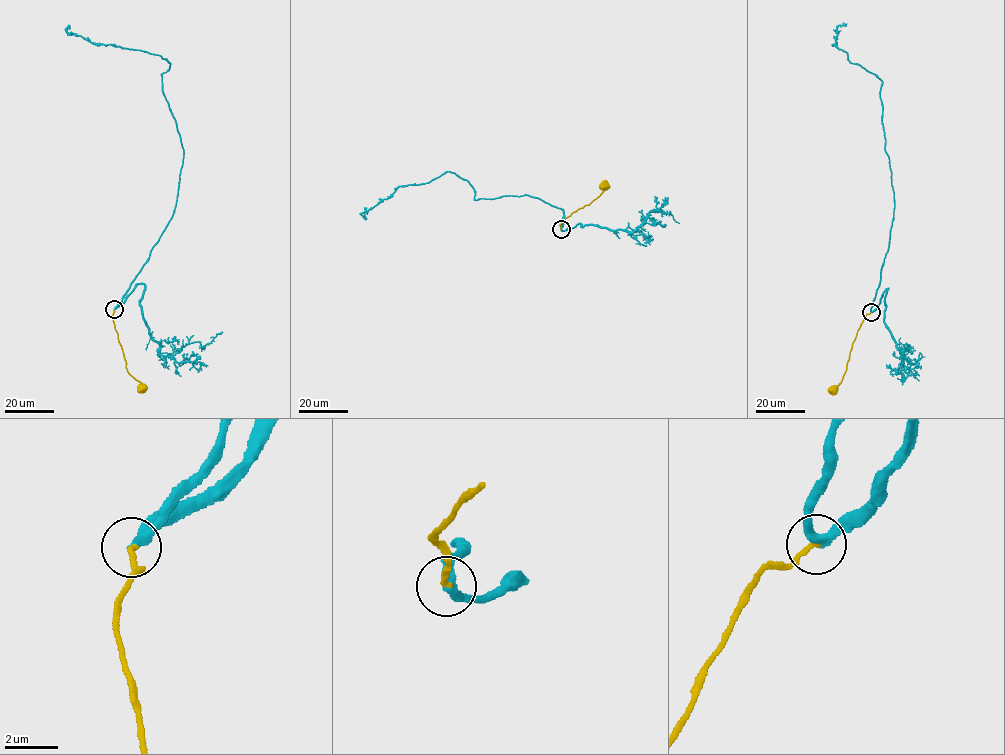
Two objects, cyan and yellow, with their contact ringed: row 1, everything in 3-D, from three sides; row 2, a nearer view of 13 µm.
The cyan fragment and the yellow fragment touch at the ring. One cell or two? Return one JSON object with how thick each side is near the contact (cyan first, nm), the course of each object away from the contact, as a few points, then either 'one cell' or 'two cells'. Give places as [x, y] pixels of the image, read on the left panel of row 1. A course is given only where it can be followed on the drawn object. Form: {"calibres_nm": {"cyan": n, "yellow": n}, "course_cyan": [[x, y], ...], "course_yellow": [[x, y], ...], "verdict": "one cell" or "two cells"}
{"calibres_nm": {"cyan": 320, "yellow": 200}, "course_cyan": [[114, 310], [175, 209], [183, 149], [162, 90], [170, 65], [94, 44], [69, 25]], "course_yellow": [[114, 310], [112, 317], [127, 371], [143, 384], [142, 387]], "verdict": "one cell"}

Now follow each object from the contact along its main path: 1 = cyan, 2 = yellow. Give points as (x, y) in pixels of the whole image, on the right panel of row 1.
1: (871, 312), (894, 192), (882, 80), (833, 44), (838, 26), (847, 24)
2: (871, 312), (857, 331), (845, 372), (839, 384), (832, 387), (834, 389)

